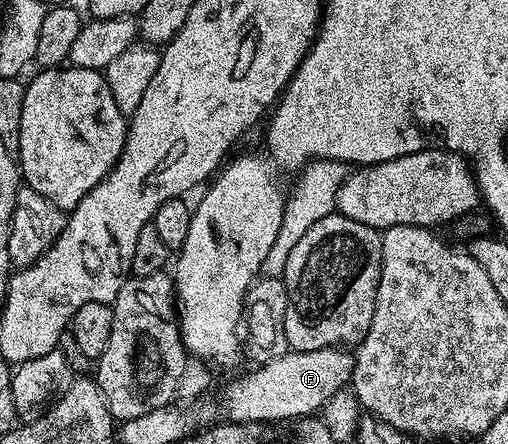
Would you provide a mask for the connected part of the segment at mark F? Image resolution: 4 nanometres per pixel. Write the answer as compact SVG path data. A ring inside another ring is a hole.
M340 347L323 348L314 352L284 352L279 358L264 361L254 372L233 380L221 392L217 400L217 412L222 421L228 422L232 416L249 416L258 422L270 422L269 420L296 421L302 416L317 414L324 409L326 402L342 391L353 378L354 353L342 350Z

